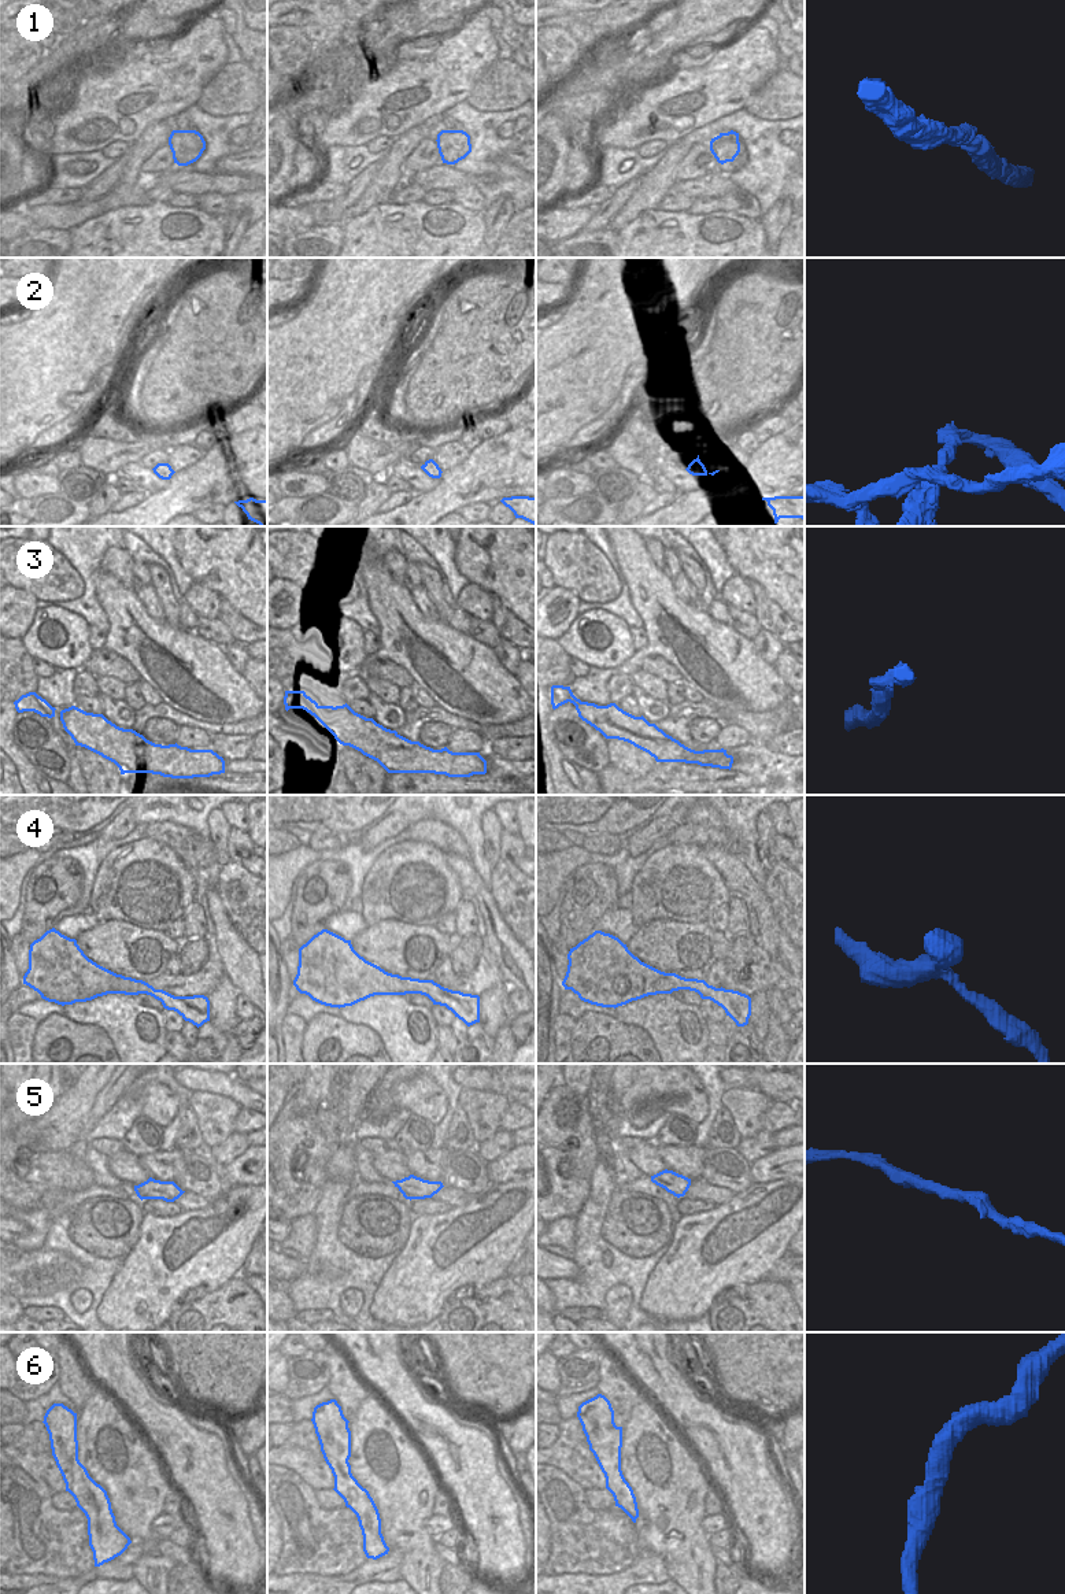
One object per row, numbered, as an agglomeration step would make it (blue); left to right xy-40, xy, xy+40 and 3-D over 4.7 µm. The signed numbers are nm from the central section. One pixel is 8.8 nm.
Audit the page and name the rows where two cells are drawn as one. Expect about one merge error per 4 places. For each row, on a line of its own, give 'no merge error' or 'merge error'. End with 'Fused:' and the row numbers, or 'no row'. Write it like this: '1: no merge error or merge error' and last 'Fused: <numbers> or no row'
1: no merge error
2: merge error
3: no merge error
4: no merge error
5: no merge error
6: no merge error
Fused: 2

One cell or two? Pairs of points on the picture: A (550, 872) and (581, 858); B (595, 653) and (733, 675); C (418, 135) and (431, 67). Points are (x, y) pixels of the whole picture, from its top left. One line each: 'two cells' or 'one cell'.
A: one cell
B: two cells
C: two cells

